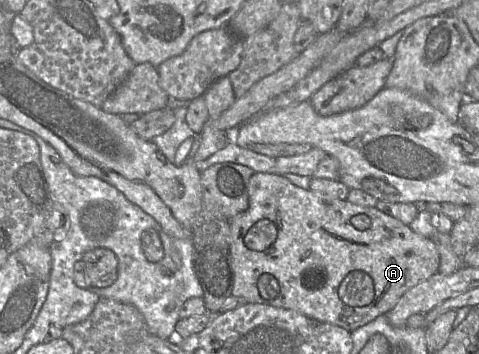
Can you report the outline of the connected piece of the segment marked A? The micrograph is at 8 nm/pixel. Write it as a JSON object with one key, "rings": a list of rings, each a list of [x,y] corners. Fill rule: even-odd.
{"rings":[[[253,173],[248,183],[248,208],[233,217],[229,225],[234,273],[232,296],[243,298],[247,304],[264,304],[293,310],[313,320],[329,323],[349,332],[366,325],[380,315],[386,315],[408,290],[437,273],[440,263],[438,250],[430,238],[415,233],[408,225],[376,207],[360,206],[347,200],[332,198],[321,192],[302,189],[282,175],[274,173]]]}

